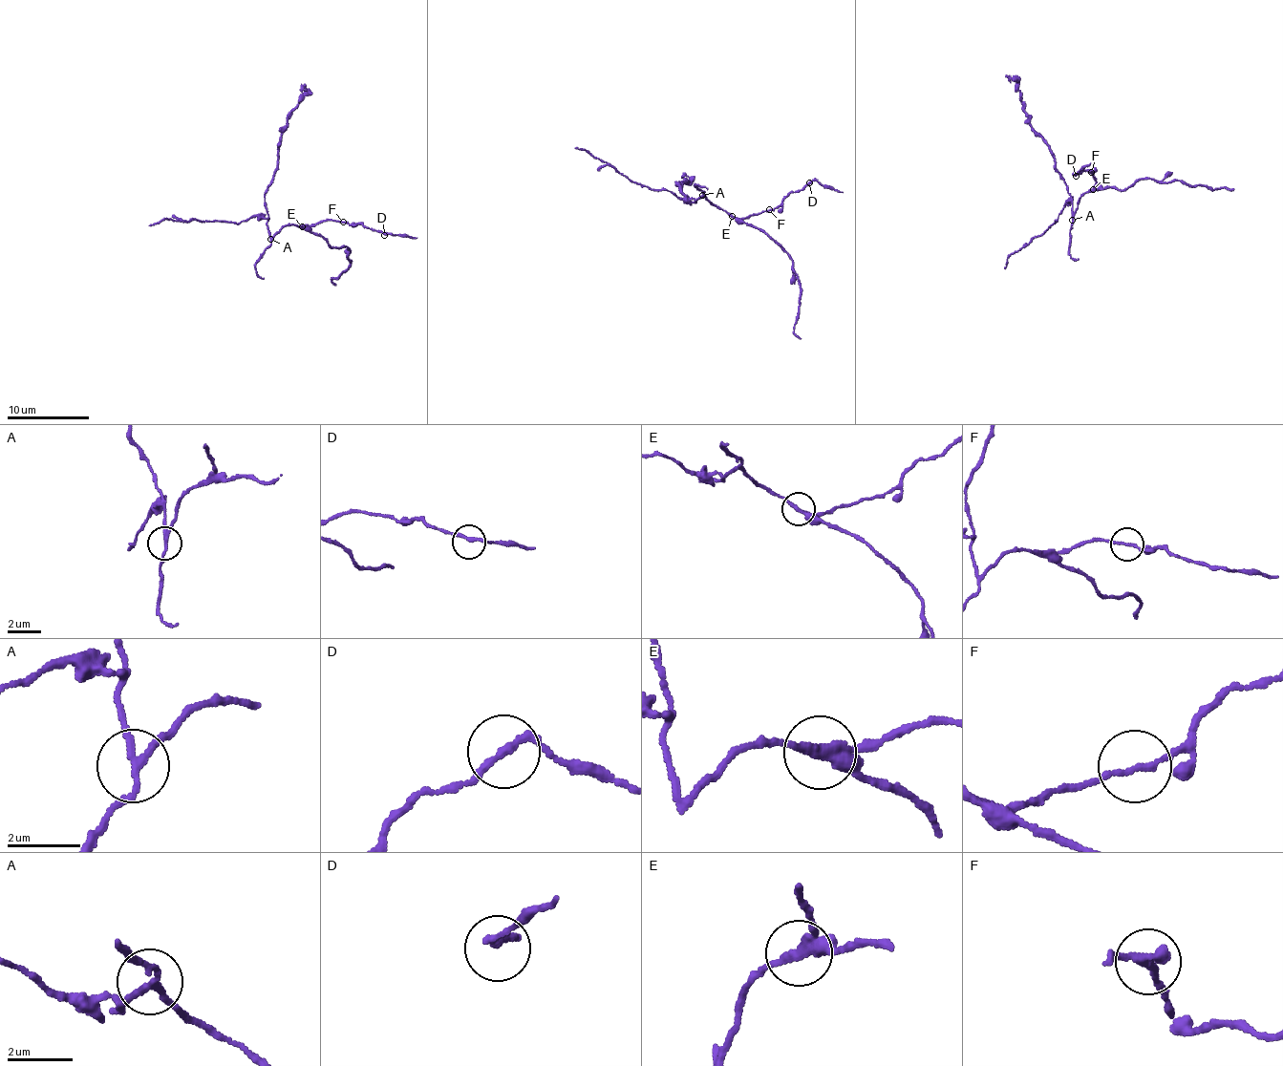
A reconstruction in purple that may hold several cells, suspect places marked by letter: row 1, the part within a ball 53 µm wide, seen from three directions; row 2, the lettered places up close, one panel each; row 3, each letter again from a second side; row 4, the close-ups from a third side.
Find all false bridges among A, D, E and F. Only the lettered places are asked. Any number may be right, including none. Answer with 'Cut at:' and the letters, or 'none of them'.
Cut at: A, E

